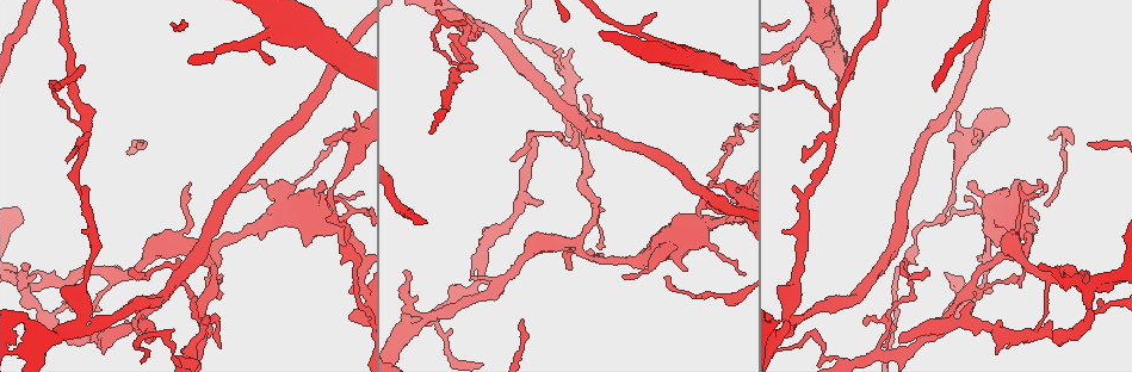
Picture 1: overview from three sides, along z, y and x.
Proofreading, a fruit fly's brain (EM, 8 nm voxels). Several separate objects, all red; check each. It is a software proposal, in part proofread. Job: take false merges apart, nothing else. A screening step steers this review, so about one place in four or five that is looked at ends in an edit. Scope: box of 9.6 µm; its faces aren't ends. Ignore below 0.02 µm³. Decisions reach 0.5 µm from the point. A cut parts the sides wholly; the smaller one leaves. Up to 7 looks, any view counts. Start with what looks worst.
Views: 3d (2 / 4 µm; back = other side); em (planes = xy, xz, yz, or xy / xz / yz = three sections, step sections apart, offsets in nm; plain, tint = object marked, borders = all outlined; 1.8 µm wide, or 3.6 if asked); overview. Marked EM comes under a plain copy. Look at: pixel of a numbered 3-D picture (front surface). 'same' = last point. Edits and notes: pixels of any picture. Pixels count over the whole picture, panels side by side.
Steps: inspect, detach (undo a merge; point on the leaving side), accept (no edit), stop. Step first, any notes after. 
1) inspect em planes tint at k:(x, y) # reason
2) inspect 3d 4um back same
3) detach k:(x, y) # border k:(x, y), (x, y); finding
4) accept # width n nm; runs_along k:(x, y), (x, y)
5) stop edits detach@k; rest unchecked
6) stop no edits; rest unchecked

inspect em planes tint at 1:(33, 289) # four or more arms meet

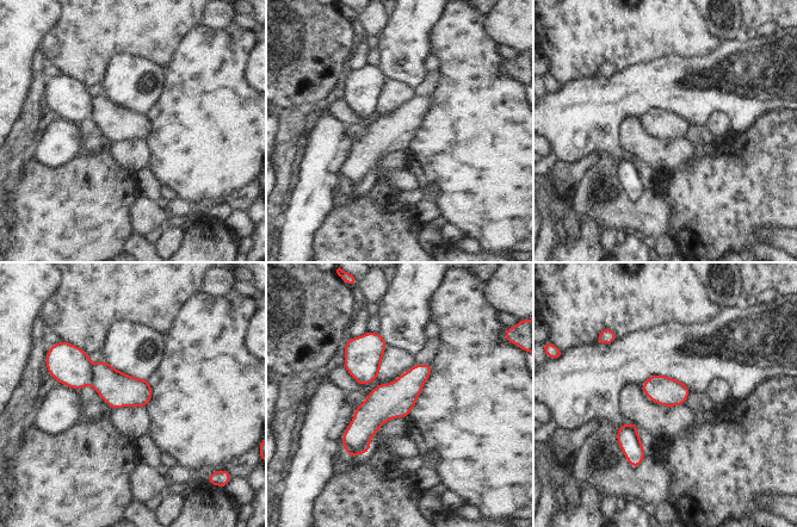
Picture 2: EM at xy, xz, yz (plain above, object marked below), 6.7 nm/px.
detach 2:(69, 365) # a second neuron is stuck on

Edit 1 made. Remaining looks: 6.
inspect overview

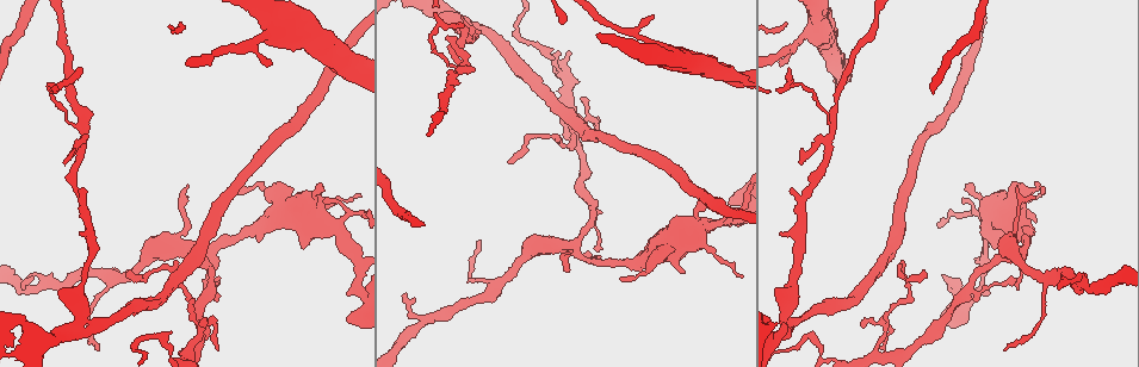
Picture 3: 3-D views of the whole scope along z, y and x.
inspect 3d 4um at 3:(832, 126) # thick turns thin

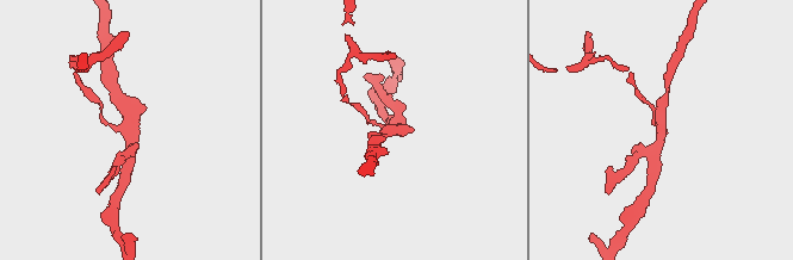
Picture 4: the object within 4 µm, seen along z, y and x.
inspect em planes tint at 4:(660, 130) # need the tissue

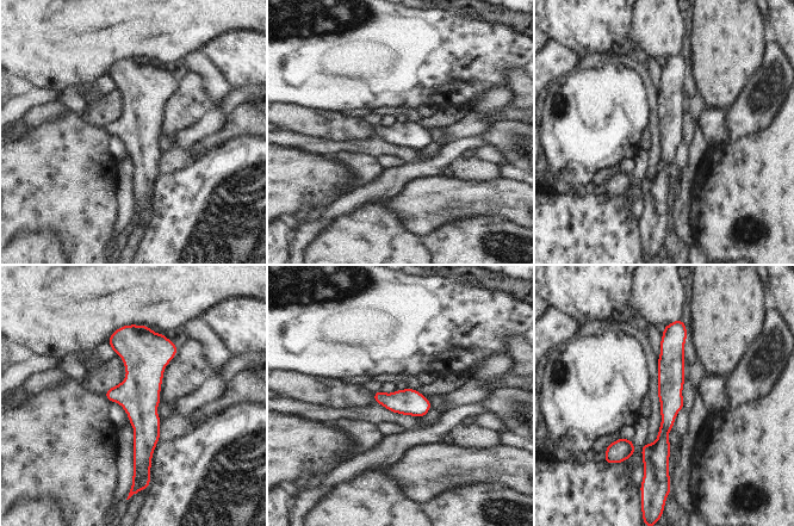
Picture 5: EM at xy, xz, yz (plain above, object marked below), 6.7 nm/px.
accept # one neuron here

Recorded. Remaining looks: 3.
inspect em xy step 8 tint at 3:(781, 332)

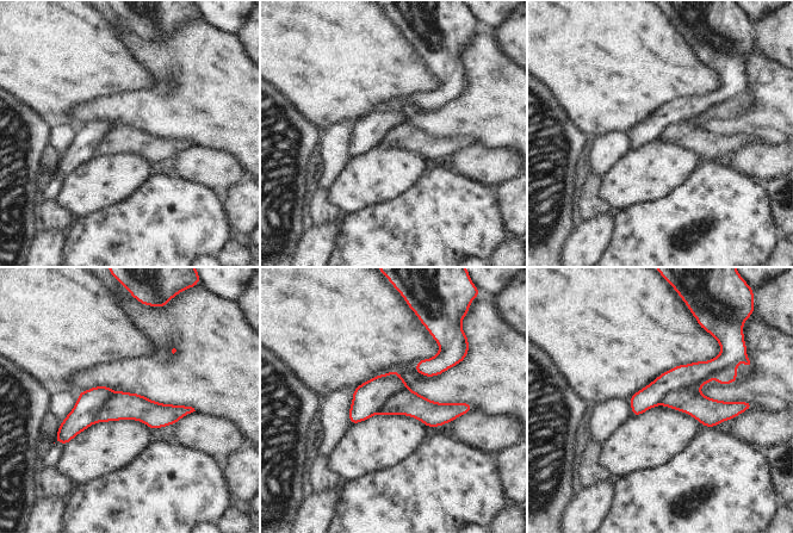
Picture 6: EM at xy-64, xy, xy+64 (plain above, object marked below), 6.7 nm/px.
inspect em planes tint same # another direction

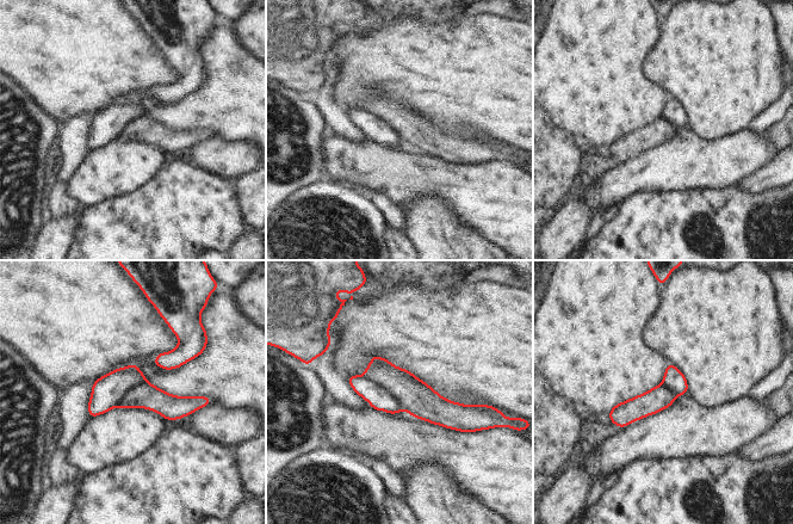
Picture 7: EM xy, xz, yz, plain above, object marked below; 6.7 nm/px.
detach 7:(379, 399) # width 170 nm; border 7:(364, 375), (388, 389), (403, 406); a second neuron is stuck on

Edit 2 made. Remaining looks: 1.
stop edits detach@2, detach@7; rest unchecked

